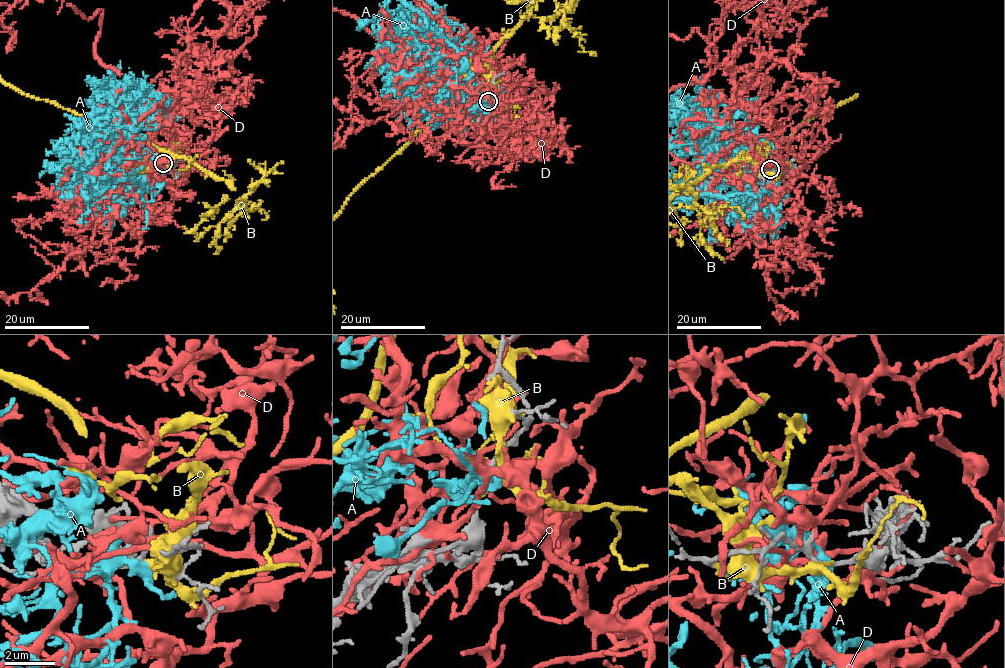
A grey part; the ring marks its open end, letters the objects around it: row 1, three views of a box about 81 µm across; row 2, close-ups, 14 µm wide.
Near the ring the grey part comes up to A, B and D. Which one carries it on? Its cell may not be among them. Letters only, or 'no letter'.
A

